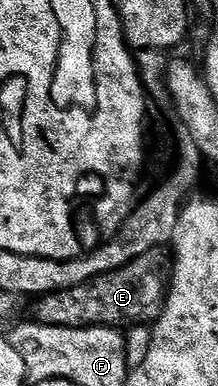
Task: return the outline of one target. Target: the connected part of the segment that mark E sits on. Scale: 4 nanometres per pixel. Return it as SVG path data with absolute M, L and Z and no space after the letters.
M155 247L134 257L122 269L102 273L74 289L62 289L35 300L31 318L51 327L114 327L127 329L155 324L168 297L173 256L164 247Z

